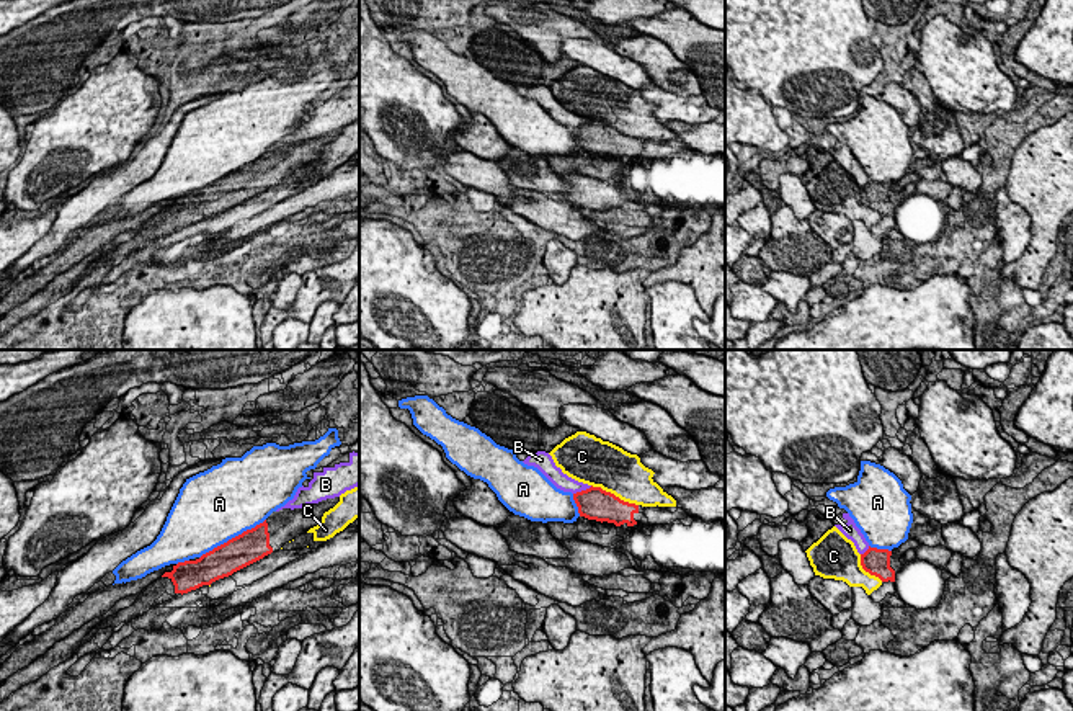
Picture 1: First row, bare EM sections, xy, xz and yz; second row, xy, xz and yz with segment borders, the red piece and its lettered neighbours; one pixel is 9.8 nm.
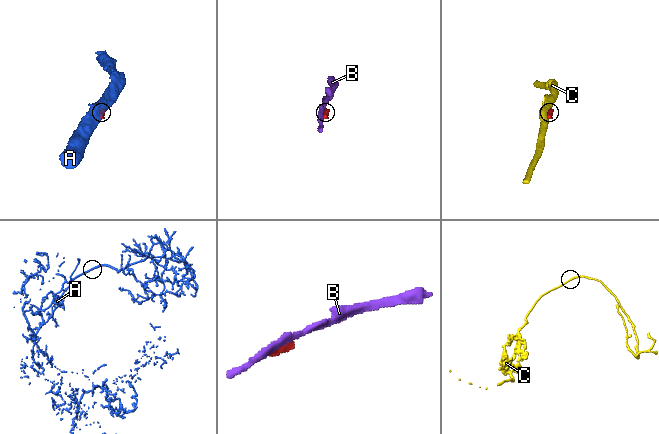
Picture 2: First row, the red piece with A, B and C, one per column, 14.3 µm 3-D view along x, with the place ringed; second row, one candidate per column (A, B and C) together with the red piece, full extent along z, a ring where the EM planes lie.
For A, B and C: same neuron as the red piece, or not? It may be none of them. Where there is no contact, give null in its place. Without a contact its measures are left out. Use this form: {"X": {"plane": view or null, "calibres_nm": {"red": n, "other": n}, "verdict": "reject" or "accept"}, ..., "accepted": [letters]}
{"A": {"plane": "xy", "calibres_nm": {"red": 320, "other": 480}, "verdict": "reject"}, "B": {"plane": "xz", "calibres_nm": {"red": 320, "other": 160}, "verdict": "reject"}, "C": {"plane": "xz", "calibres_nm": {"red": 320, "other": 440}, "verdict": "reject"}, "accepted": []}

